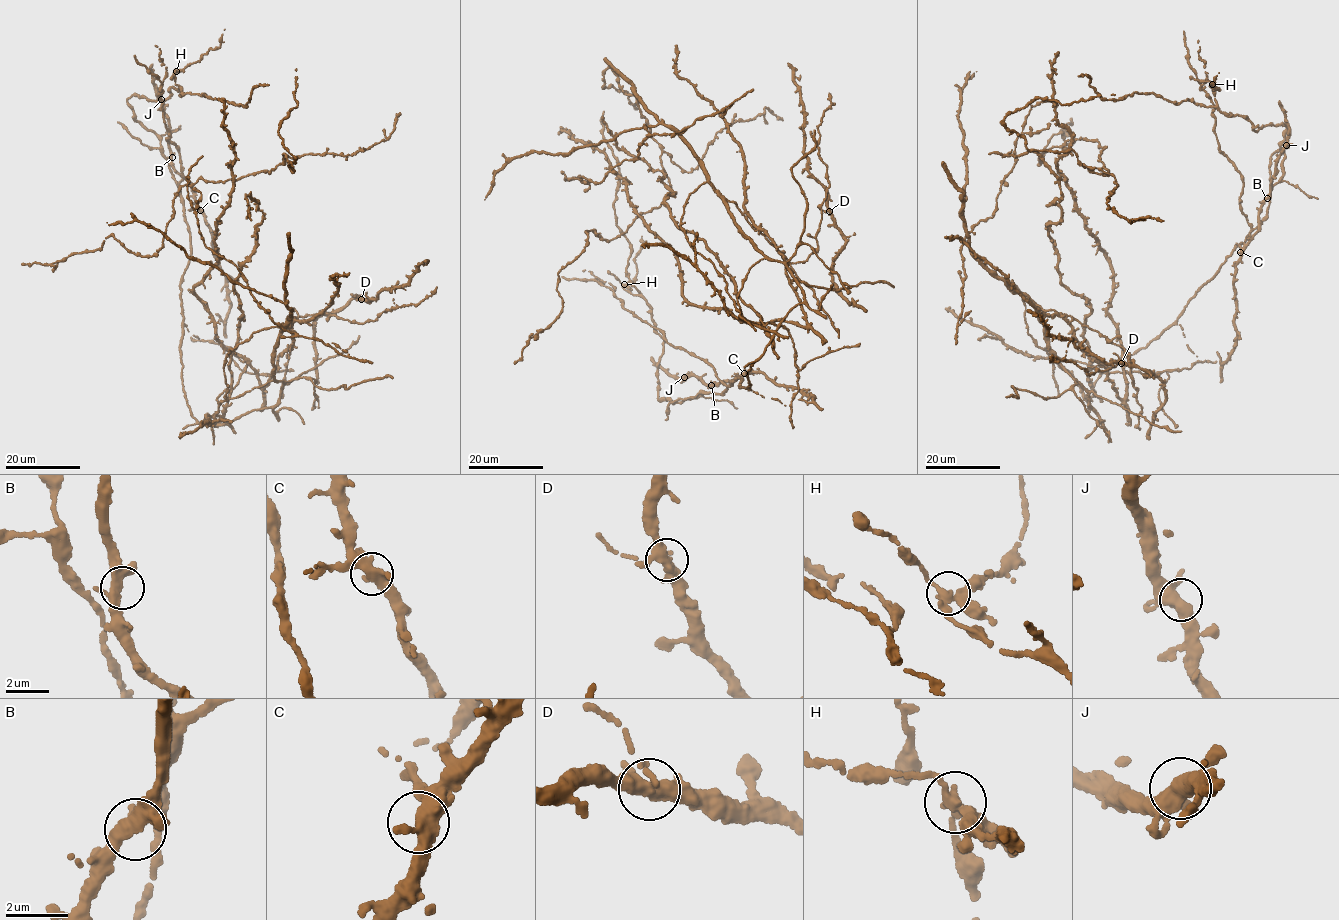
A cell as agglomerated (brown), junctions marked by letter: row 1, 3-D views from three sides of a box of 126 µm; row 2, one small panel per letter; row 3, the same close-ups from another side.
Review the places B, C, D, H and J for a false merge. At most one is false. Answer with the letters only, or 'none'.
none

